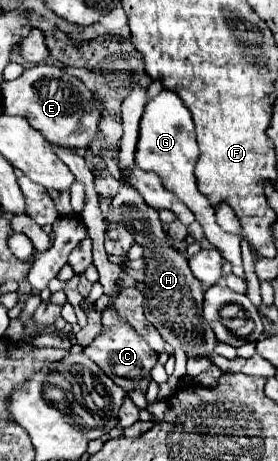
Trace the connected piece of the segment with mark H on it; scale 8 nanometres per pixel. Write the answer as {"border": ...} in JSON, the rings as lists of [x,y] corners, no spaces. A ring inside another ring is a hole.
{"border":[[[120,177],[118,183],[120,183],[118,197],[110,201],[106,221],[124,225],[134,235],[136,243],[140,243],[146,249],[144,251],[146,257],[144,315],[160,331],[166,343],[170,343],[174,349],[184,349],[190,357],[202,357],[214,349],[212,329],[210,325],[206,325],[206,319],[202,317],[202,301],[204,301],[202,283],[190,273],[188,259],[166,243],[158,209],[146,205],[146,201],[142,201],[142,195],[134,193],[132,189],[134,185],[128,183],[126,177]]]}

